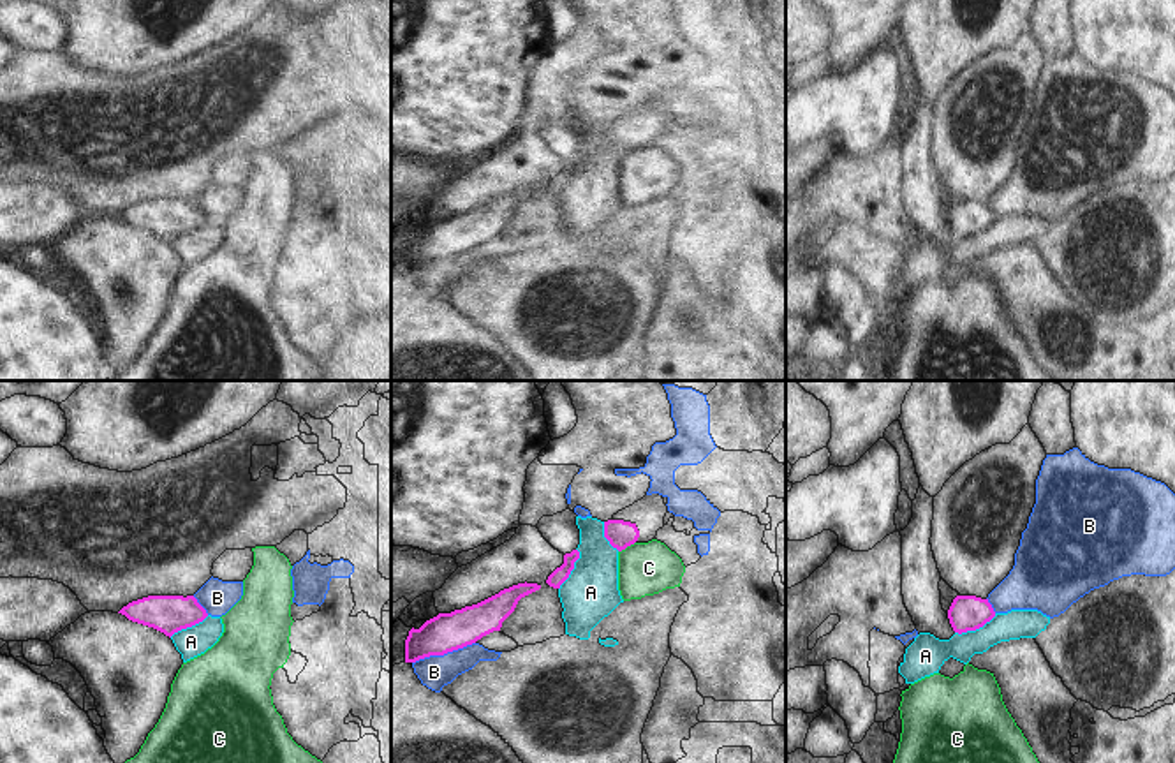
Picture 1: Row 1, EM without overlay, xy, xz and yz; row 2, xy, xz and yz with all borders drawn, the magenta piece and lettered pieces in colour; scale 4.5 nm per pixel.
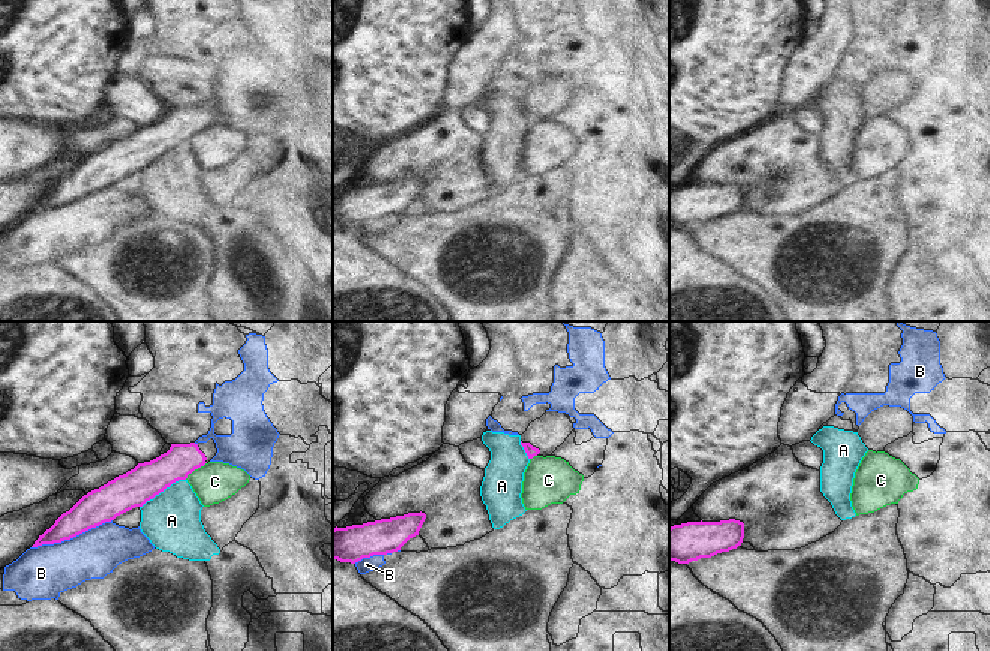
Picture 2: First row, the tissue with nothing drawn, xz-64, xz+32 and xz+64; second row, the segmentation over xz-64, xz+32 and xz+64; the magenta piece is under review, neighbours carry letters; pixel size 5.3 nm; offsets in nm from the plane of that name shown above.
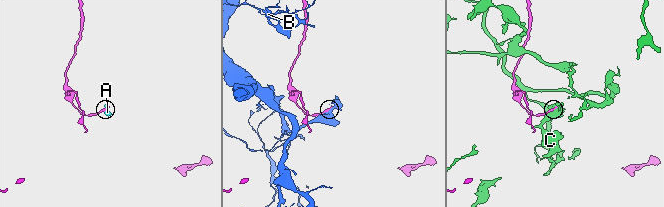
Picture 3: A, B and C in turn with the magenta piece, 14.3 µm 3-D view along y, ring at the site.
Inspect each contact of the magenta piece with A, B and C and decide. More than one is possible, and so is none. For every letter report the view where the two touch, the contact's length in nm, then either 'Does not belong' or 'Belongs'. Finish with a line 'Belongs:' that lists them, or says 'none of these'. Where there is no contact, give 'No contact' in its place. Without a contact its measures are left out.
A: Touches magenta in yz. Shared border 220 nm. Does not belong
B: Touches magenta in xz. Shared border 300 nm. Does not belong
C: Touches magenta in xz. Shared border 90 nm. Does not belong
Belongs: none of these

